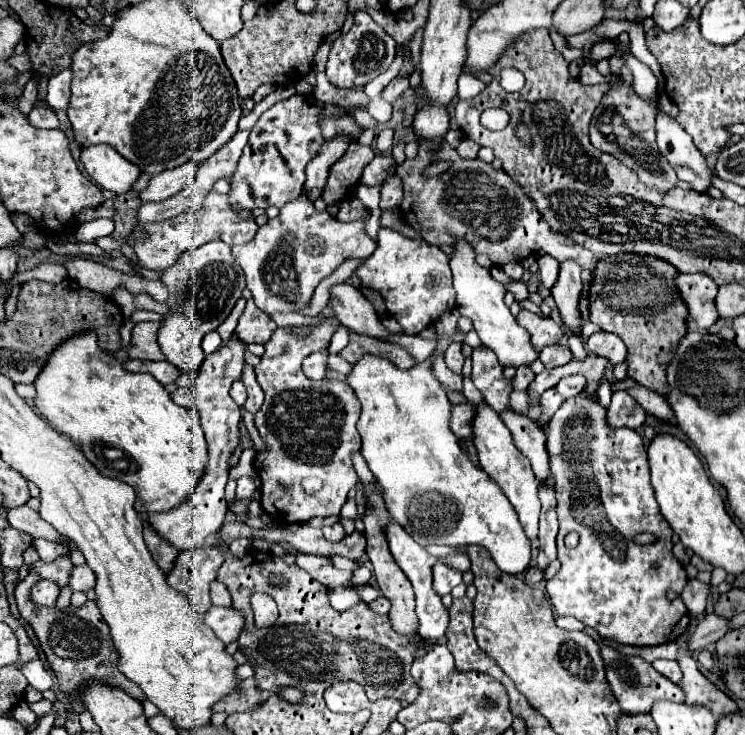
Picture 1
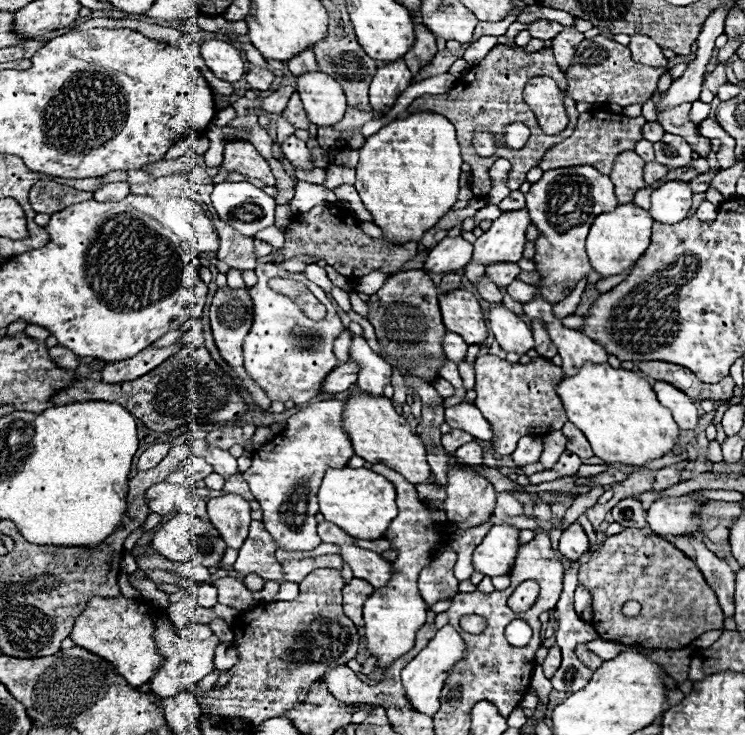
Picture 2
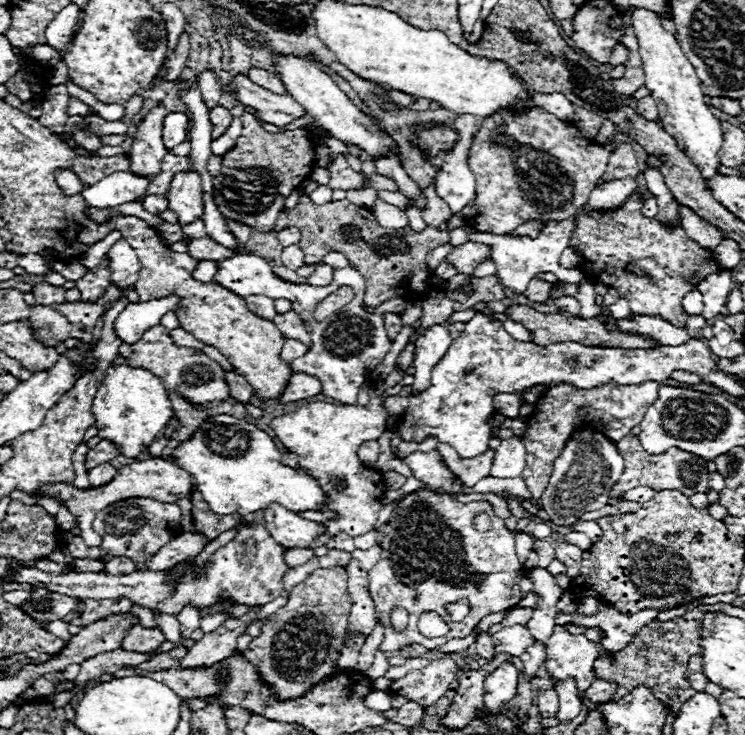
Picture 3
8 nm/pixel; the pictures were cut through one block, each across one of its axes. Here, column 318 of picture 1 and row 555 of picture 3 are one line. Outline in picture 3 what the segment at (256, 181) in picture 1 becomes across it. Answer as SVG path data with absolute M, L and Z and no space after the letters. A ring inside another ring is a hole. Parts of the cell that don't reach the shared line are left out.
M152 498L120 500L98 512L94 530L102 536L102 562L108 562L114 556L130 556L136 560L136 568L144 570L146 558L180 534L180 508L176 504L164 504Z

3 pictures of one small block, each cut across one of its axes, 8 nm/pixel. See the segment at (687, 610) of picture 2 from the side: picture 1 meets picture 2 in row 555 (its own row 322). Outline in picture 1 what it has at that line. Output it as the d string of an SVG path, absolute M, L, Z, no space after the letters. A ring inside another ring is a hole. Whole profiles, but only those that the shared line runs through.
M618 254L604 258L604 266L596 268L590 288L590 320L624 340L628 348L628 376L664 396L668 394L666 366L676 342L686 334L684 320L688 316L680 294L676 294L674 276L676 268L668 266L668 262Z

